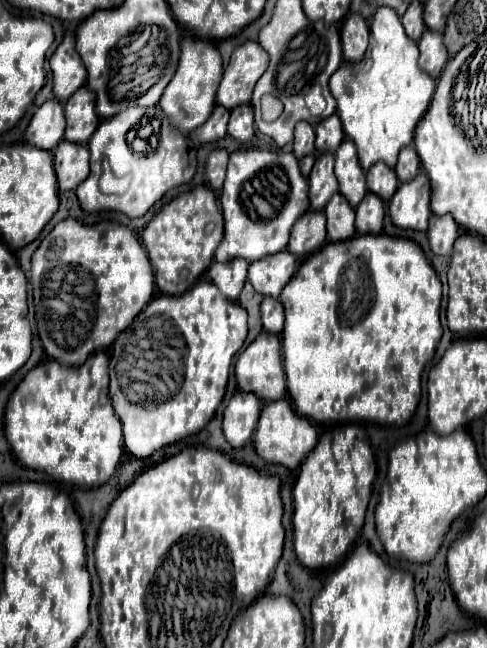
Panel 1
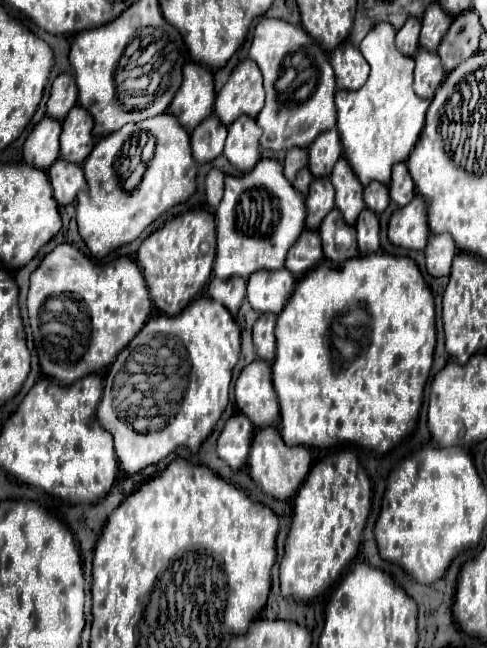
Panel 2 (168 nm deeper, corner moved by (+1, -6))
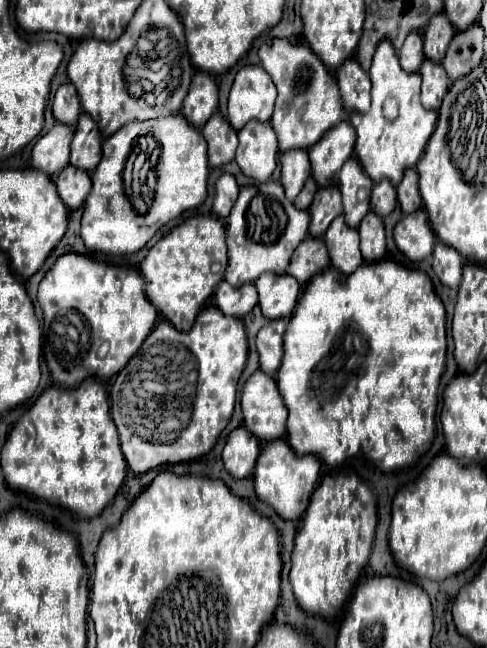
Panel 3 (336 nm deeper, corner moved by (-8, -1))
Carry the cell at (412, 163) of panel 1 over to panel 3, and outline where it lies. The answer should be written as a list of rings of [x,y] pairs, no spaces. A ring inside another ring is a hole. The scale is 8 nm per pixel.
[[[409,167],[403,175],[403,181],[397,185],[397,201],[403,209],[403,213],[417,211],[423,205],[423,199],[419,195],[419,175],[413,167]]]

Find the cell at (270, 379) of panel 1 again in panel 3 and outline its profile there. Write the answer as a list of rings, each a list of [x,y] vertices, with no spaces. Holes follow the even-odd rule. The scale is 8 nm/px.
[[[259,369],[247,379],[241,391],[241,409],[245,427],[261,441],[285,437],[287,407],[283,407],[283,395],[271,375]]]

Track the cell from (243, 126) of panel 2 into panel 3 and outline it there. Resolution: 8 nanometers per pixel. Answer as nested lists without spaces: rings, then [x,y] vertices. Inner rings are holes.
[[[255,119],[247,123],[243,129],[239,129],[237,135],[239,135],[239,147],[235,161],[241,167],[241,171],[259,183],[271,179],[279,153],[277,137],[271,125],[259,123]]]

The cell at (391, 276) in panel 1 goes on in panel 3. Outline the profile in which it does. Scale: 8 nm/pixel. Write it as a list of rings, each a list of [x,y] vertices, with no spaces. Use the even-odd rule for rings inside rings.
[[[381,259],[379,263],[367,263],[365,261],[355,273],[351,273],[347,277],[339,275],[333,269],[321,271],[303,289],[301,299],[295,307],[295,313],[291,315],[291,319],[287,323],[283,347],[285,347],[285,355],[283,355],[281,367],[277,371],[277,385],[279,385],[279,391],[281,391],[285,405],[287,405],[287,411],[289,411],[287,441],[295,449],[297,455],[309,455],[311,453],[311,455],[317,455],[319,459],[323,459],[327,465],[337,467],[345,459],[355,457],[357,453],[363,453],[367,459],[377,463],[377,467],[381,471],[387,473],[387,471],[395,471],[395,469],[411,465],[413,461],[419,459],[419,455],[423,455],[431,447],[431,441],[435,437],[437,387],[439,387],[439,377],[445,369],[447,341],[445,341],[445,307],[443,307],[441,299],[437,297],[437,293],[433,291],[433,283],[427,277],[427,273],[417,271],[417,269],[407,269],[407,267],[403,267],[391,259]]]

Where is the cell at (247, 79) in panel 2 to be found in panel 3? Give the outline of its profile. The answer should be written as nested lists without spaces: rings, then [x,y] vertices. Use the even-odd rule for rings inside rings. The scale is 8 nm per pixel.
[[[245,65],[237,71],[231,93],[229,93],[229,123],[235,129],[241,129],[247,121],[257,119],[261,123],[267,123],[273,115],[273,105],[275,105],[275,97],[277,97],[277,87],[271,79],[271,75],[267,75],[267,71],[263,71],[261,65]]]

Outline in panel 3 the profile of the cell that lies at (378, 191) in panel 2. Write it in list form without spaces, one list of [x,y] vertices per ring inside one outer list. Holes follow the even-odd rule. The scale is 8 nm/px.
[[[383,179],[381,183],[377,183],[373,187],[373,193],[371,193],[371,211],[375,211],[377,215],[385,217],[389,215],[397,205],[397,191],[395,187]]]

